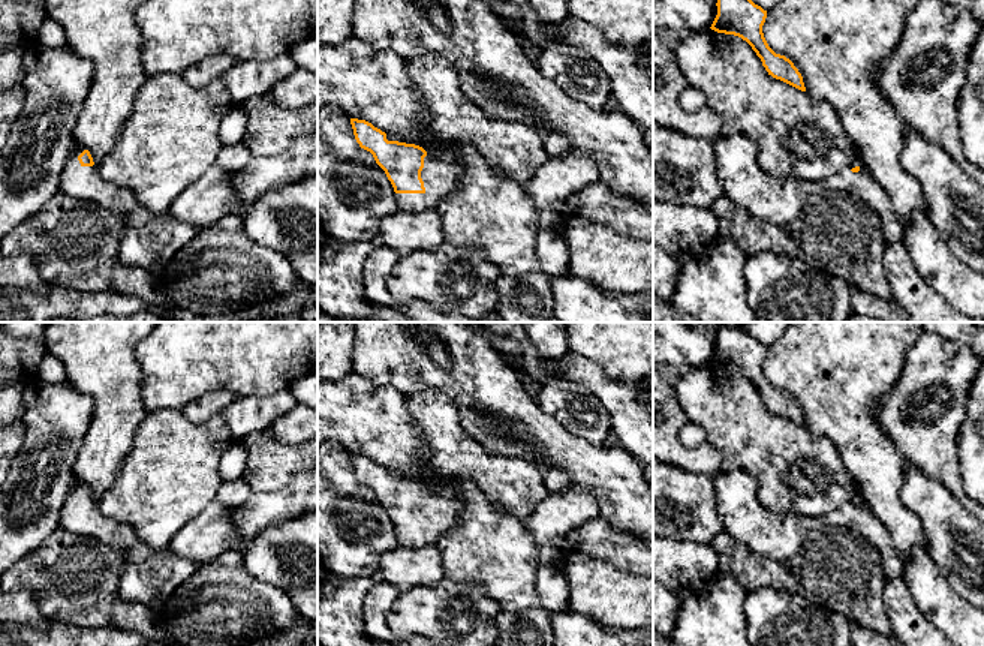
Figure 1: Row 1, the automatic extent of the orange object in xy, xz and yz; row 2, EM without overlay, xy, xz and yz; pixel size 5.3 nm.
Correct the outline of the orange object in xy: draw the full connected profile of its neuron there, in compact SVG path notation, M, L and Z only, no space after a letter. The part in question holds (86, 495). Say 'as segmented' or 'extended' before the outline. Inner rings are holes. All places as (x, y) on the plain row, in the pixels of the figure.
extended; M75 484L70 490L61 510L60 528L123 553L120 598L156 612L166 609L166 601L196 570L192 561L177 556L169 547L151 549L136 537L132 526L106 517L88 486Z

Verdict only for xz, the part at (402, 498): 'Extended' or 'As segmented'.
Extended

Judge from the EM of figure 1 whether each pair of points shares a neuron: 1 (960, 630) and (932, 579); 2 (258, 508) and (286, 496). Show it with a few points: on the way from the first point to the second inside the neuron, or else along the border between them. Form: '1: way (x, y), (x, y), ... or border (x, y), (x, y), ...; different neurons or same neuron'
1: way (954, 618), (933, 597), (932, 591); same neuron
2: way (265, 508), (279, 504); same neuron

